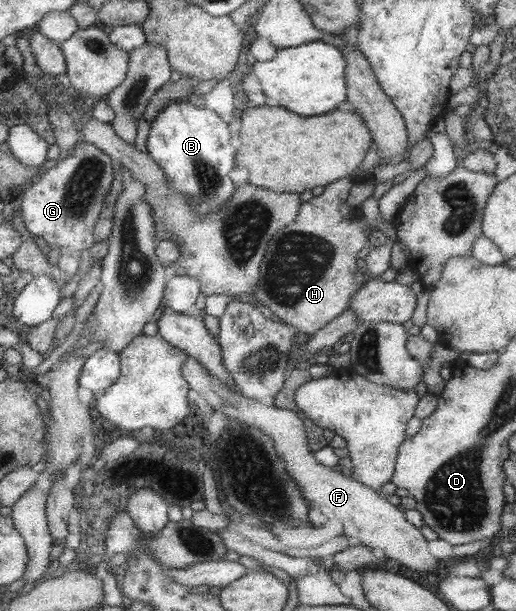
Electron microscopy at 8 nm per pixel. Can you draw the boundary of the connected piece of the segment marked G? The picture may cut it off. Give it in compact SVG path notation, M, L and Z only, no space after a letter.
M83 142L71 154L48 166L39 180L29 187L19 205L26 229L42 237L50 249L60 249L59 267L73 277L83 259L83 251L95 245L95 226L101 218L112 190L116 162L99 147Z

